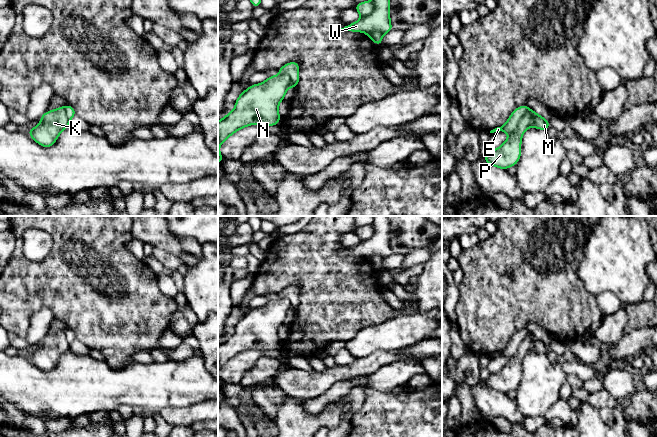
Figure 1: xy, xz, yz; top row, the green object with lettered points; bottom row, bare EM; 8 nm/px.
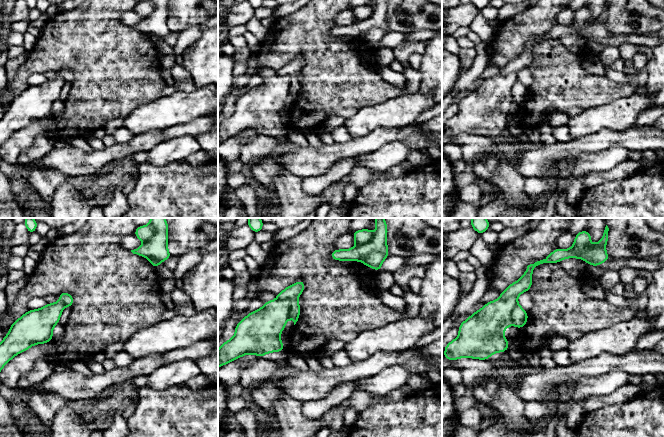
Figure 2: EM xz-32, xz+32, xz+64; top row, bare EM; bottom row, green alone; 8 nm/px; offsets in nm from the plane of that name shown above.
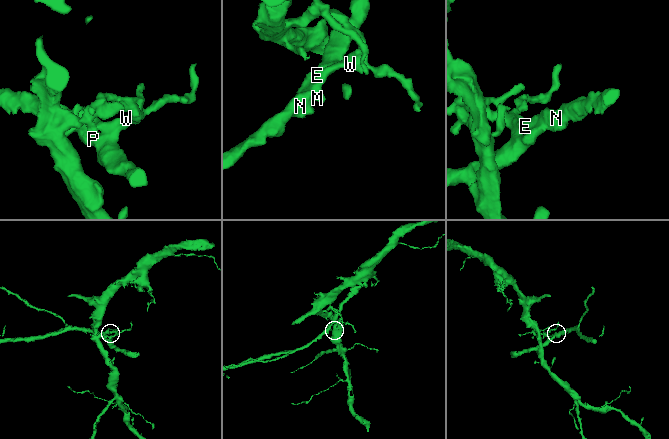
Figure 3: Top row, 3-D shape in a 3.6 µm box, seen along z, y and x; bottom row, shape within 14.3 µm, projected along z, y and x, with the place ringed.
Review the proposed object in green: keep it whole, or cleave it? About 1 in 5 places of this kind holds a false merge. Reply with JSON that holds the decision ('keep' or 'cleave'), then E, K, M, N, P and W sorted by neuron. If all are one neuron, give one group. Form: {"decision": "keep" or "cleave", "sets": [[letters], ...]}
{"decision": "cleave", "sets": [["E", "M", "W"], ["K", "N", "P"]]}

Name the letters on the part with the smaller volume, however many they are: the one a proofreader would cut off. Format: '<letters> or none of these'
K, N, P

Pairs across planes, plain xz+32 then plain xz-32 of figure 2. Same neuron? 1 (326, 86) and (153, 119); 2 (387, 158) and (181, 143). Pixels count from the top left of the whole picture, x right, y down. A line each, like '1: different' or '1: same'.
1: different
2: same

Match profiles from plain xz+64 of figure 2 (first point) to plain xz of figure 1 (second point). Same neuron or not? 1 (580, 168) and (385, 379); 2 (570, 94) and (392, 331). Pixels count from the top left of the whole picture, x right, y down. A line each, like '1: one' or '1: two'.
1: one
2: two

